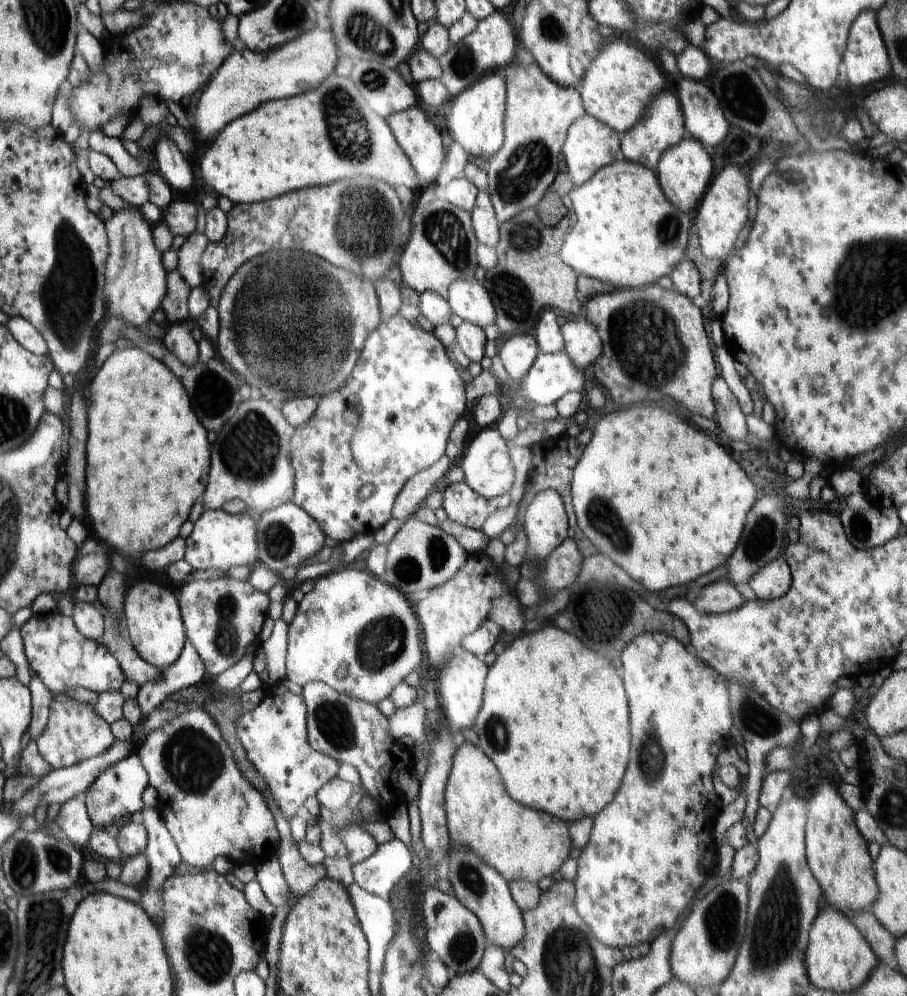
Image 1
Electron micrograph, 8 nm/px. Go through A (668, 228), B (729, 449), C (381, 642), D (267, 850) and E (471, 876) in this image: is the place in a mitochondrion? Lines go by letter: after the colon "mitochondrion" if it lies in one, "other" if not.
A: mitochondrion
B: other
C: mitochondrion
D: other
E: mitochondrion

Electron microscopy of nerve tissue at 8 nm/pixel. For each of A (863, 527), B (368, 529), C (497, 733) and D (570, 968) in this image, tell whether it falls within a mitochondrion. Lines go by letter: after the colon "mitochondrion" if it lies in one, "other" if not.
A: mitochondrion
B: other
C: mitochondrion
D: mitochondrion

